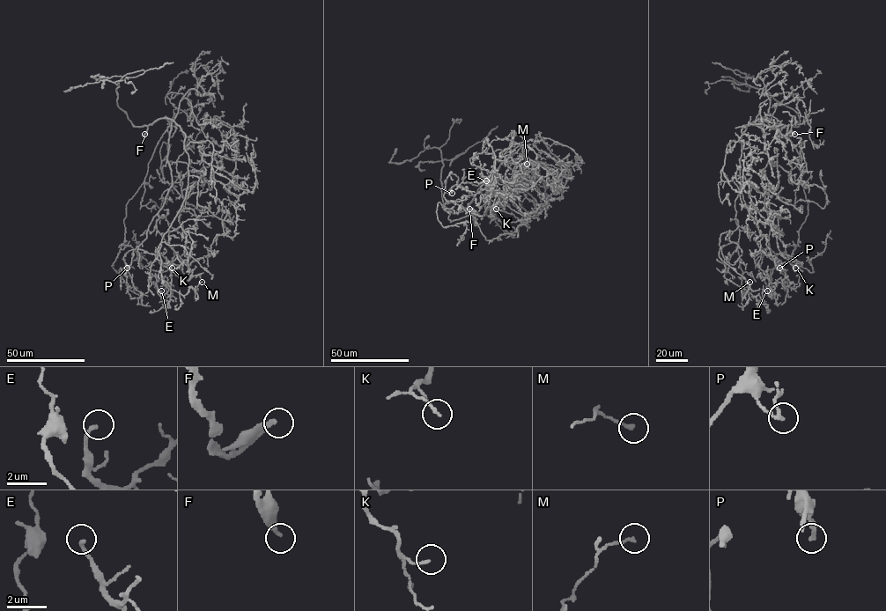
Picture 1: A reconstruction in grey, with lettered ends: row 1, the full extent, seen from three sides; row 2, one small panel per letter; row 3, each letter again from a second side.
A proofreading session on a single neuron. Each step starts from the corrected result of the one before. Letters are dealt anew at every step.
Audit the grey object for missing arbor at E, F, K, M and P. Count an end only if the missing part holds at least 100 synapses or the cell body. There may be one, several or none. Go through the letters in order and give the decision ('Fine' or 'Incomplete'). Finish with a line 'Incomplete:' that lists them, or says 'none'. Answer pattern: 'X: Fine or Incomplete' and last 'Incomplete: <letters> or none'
E: Fine
F: Incomplete
K: Fine
M: Fine
P: Fine
Incomplete: F

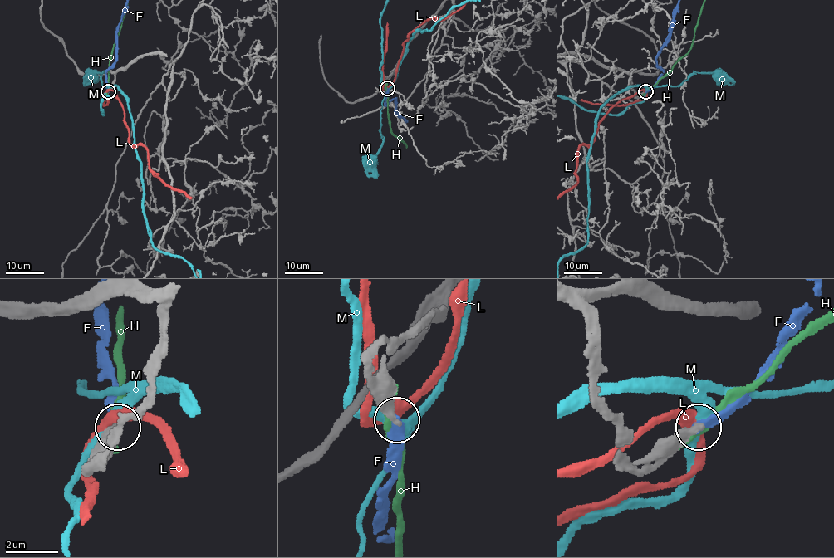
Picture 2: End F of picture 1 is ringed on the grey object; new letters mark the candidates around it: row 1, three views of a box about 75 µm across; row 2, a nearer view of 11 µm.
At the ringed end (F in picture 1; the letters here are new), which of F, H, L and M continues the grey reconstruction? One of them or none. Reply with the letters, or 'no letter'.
F

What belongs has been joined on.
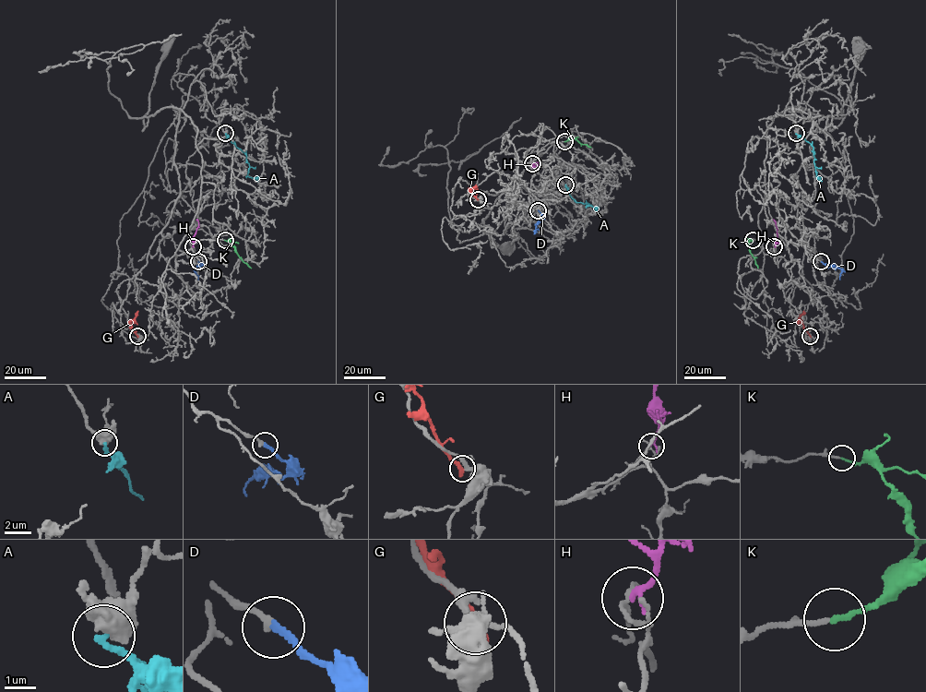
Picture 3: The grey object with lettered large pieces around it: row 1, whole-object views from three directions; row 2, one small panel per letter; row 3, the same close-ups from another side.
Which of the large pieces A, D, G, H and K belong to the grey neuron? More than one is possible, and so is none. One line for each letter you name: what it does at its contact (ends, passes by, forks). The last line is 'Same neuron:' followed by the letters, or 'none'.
D: It ends there
K: It ends there
Same neuron: D, K

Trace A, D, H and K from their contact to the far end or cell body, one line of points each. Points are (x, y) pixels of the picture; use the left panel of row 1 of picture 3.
A: (226, 133), (246, 155), (249, 166), (247, 175), (257, 181)
D: (198, 262), (202, 265), (195, 268), (197, 280)
H: (193, 246), (193, 236), (198, 225), (197, 219)
K: (224, 240), (229, 241), (251, 268)

